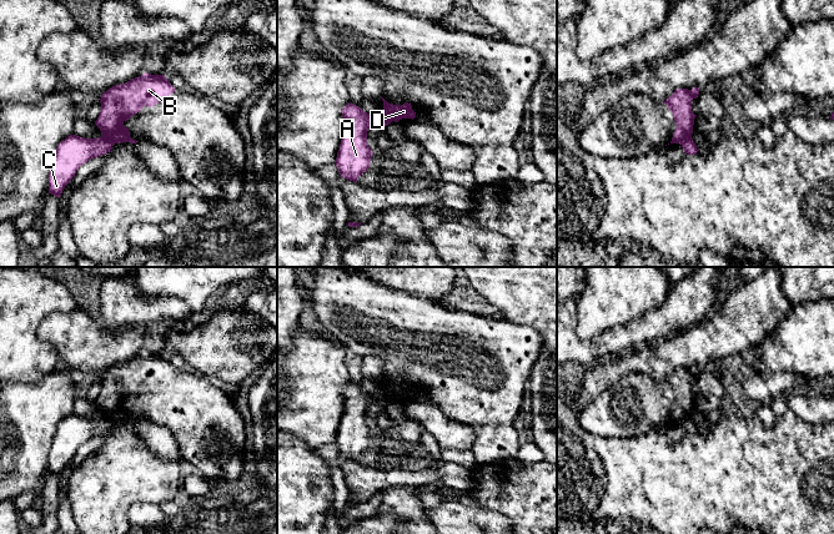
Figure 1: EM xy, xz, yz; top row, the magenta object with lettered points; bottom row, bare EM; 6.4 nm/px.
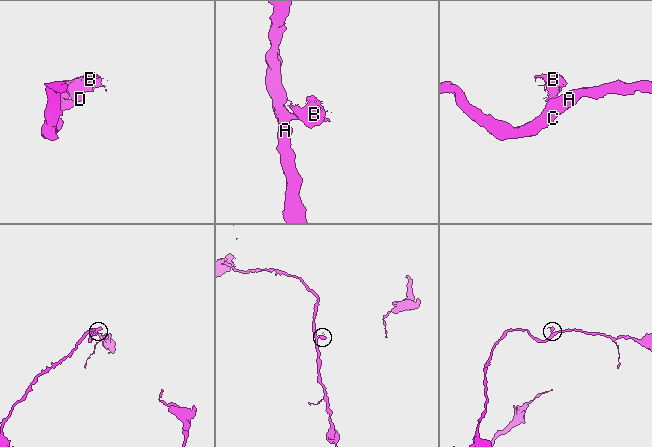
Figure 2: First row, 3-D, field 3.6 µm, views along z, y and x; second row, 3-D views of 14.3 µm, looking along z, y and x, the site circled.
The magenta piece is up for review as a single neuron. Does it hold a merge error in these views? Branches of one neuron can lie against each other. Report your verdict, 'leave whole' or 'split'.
split

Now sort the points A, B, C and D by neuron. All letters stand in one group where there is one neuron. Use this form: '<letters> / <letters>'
A C / B D

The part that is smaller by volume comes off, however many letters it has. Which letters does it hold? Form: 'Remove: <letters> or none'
Remove: B, D

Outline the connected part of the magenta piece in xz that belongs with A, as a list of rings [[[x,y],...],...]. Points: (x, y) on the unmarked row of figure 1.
[[[350,382],[342,388],[345,410],[337,432],[336,445],[340,454],[350,460],[357,458],[370,448],[372,429],[367,423],[367,410],[373,402],[387,405],[393,399],[385,391],[370,394]]]

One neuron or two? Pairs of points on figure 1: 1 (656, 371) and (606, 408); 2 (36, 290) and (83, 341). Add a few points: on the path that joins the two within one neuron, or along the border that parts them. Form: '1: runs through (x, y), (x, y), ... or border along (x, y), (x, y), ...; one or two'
1: border along (678, 368), (659, 382), (639, 373), (621, 378); two
2: border along (76, 307), (49, 313), (36, 333); two

